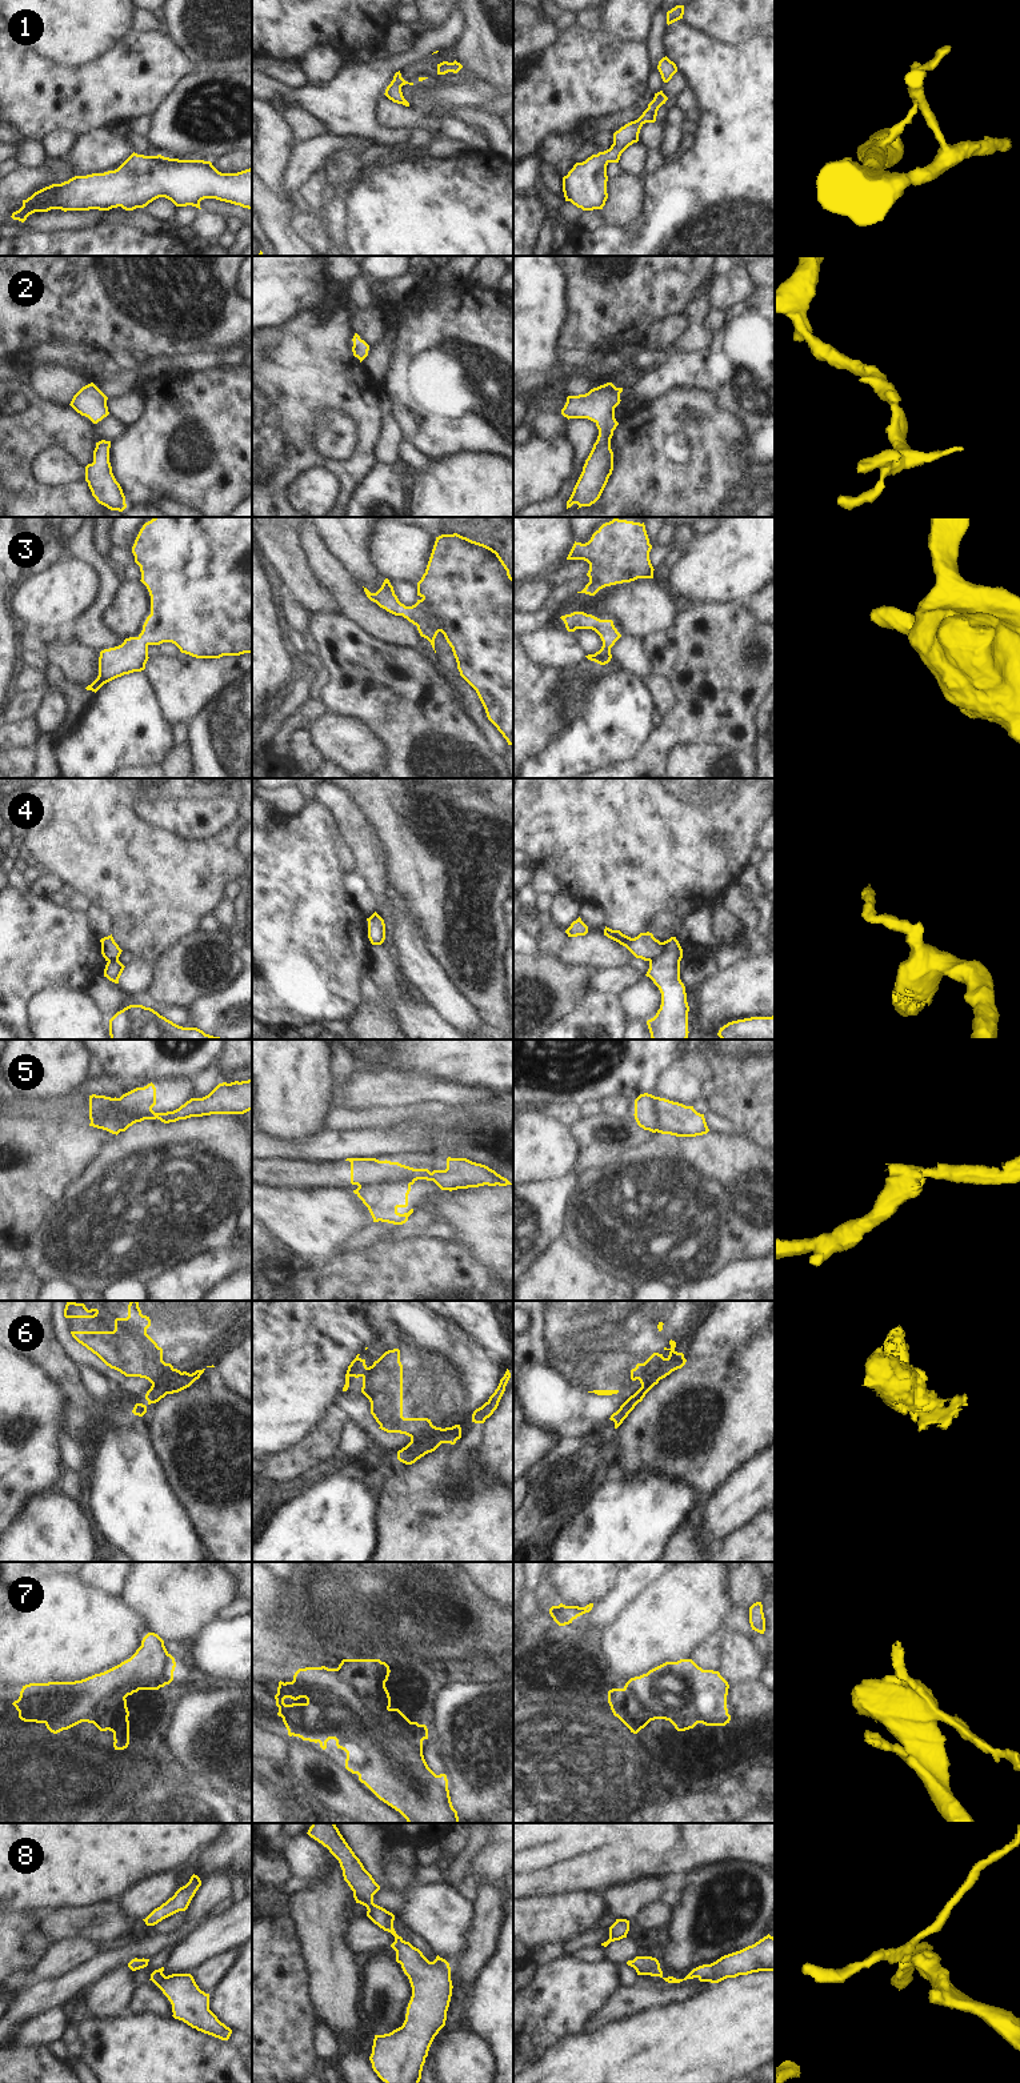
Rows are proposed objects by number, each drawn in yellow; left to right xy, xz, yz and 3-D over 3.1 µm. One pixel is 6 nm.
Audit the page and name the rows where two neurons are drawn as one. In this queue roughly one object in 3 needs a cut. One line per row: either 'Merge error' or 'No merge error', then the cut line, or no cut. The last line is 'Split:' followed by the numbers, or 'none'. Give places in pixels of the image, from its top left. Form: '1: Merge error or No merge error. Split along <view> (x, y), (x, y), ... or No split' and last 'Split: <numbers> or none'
1: No merge error. No split
2: No merge error. No split
3: No merge error. No split
4: Merge error. Split along yz (664, 942), (664, 950), (650, 962)
5: Merge error. Split along xz (414, 1180), (384, 1180), (379, 1184), (366, 1184), (359, 1188)
6: Merge error. Split along xz (442, 1429), (426, 1431), (422, 1435), (422, 1441)
7: No merge error. No split
8: No merge error. No split
Split: 4, 5, 6

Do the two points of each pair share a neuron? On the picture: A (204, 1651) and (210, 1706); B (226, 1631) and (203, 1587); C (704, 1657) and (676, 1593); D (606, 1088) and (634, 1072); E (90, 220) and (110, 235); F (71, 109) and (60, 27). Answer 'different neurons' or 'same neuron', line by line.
A: different neurons
B: different neurons
C: different neurons
D: same neuron
E: different neurons
F: different neurons

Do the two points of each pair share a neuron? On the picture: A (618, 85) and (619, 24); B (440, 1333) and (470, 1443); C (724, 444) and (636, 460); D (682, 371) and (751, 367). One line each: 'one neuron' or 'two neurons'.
A: two neurons
B: two neurons
C: one neuron
D: one neuron

